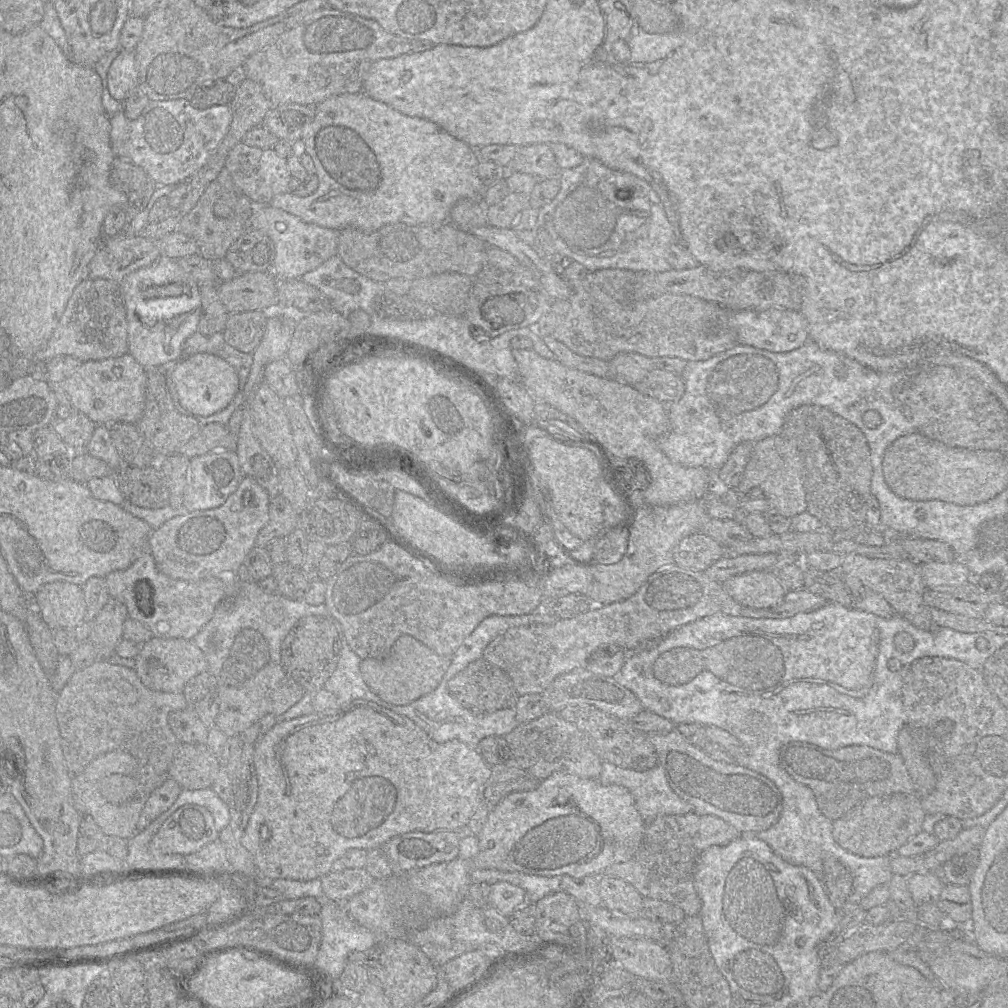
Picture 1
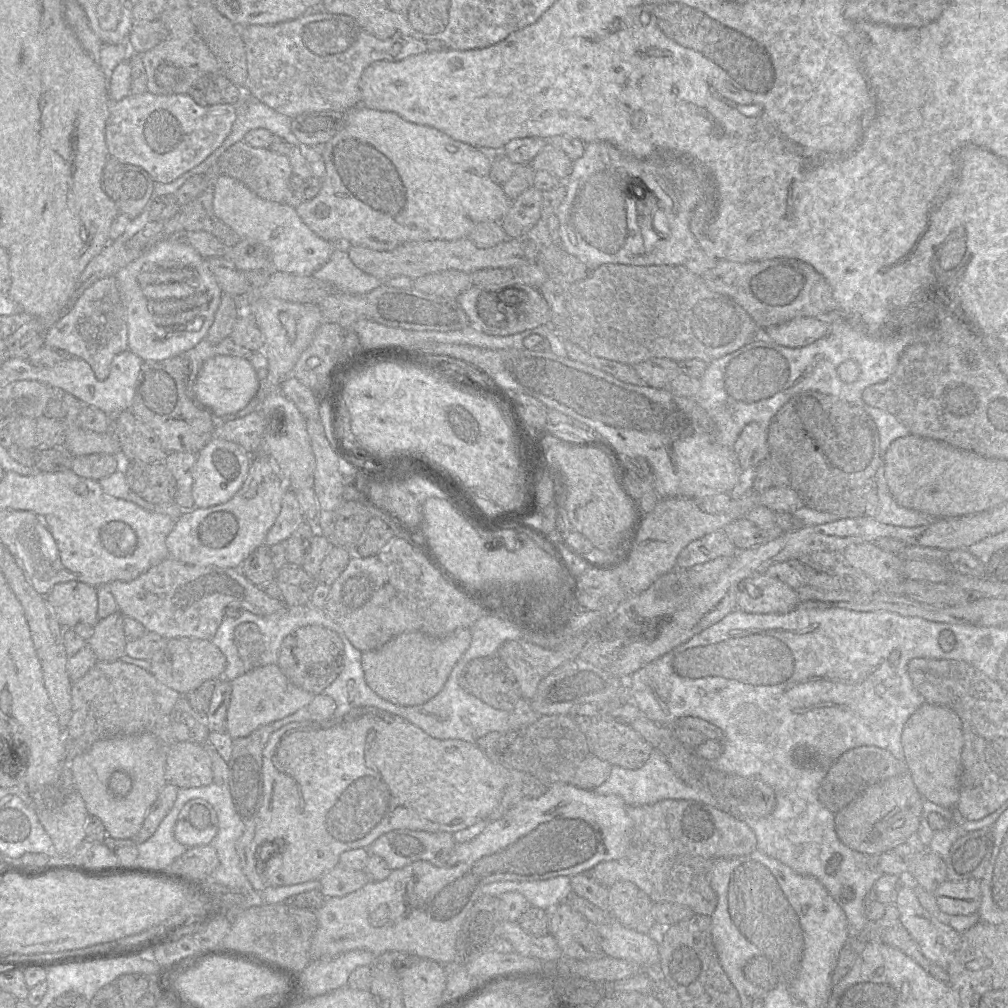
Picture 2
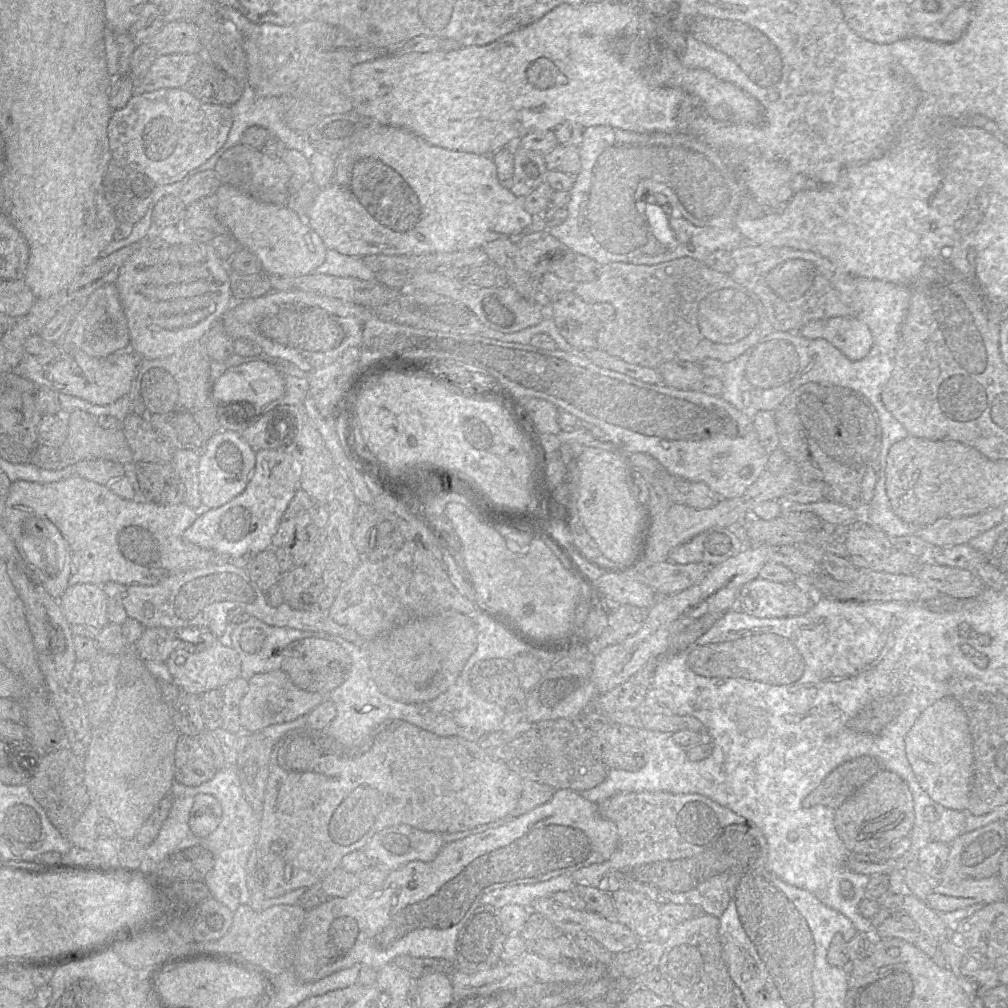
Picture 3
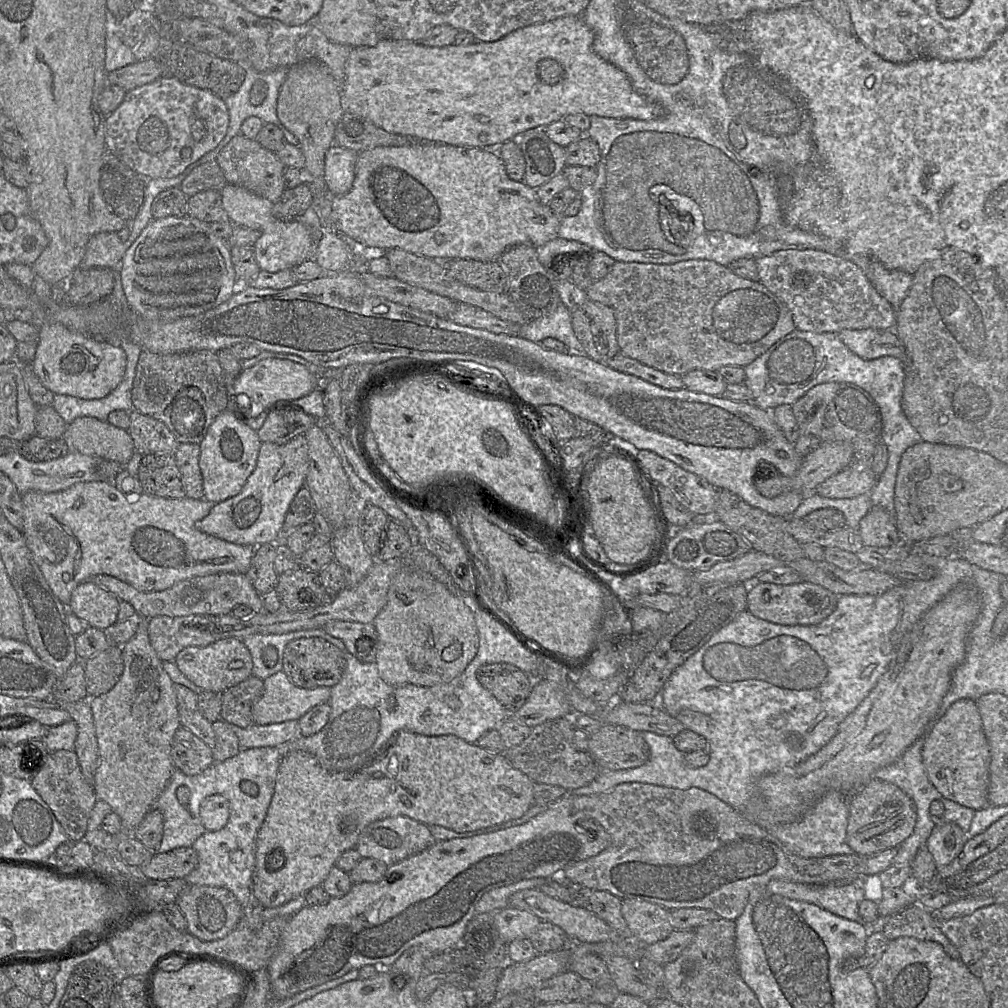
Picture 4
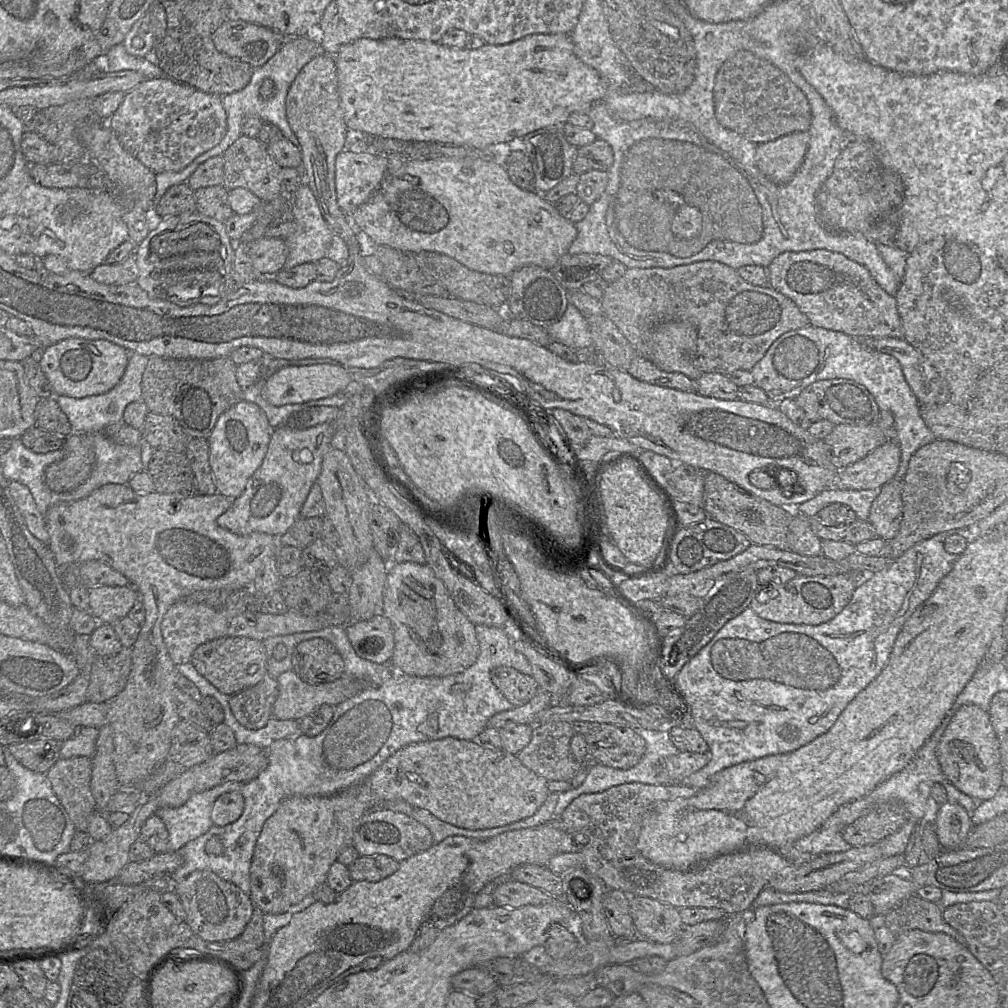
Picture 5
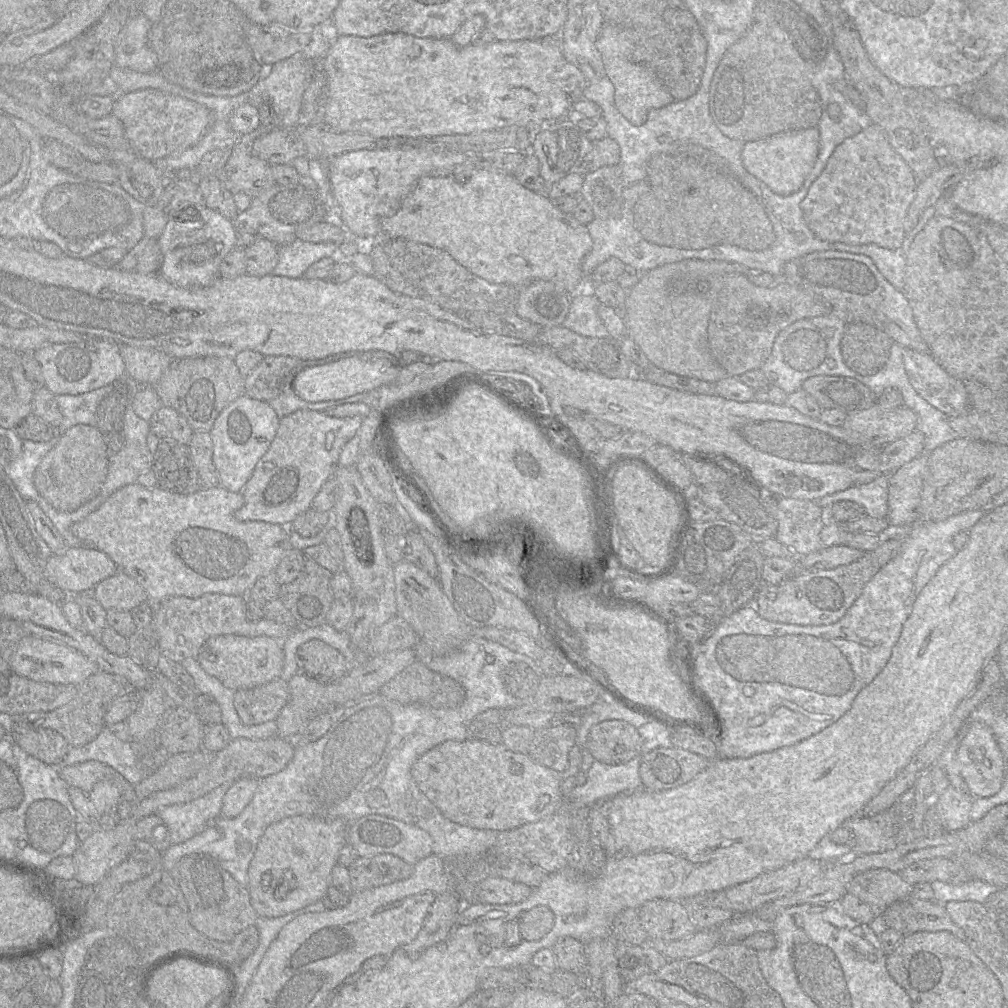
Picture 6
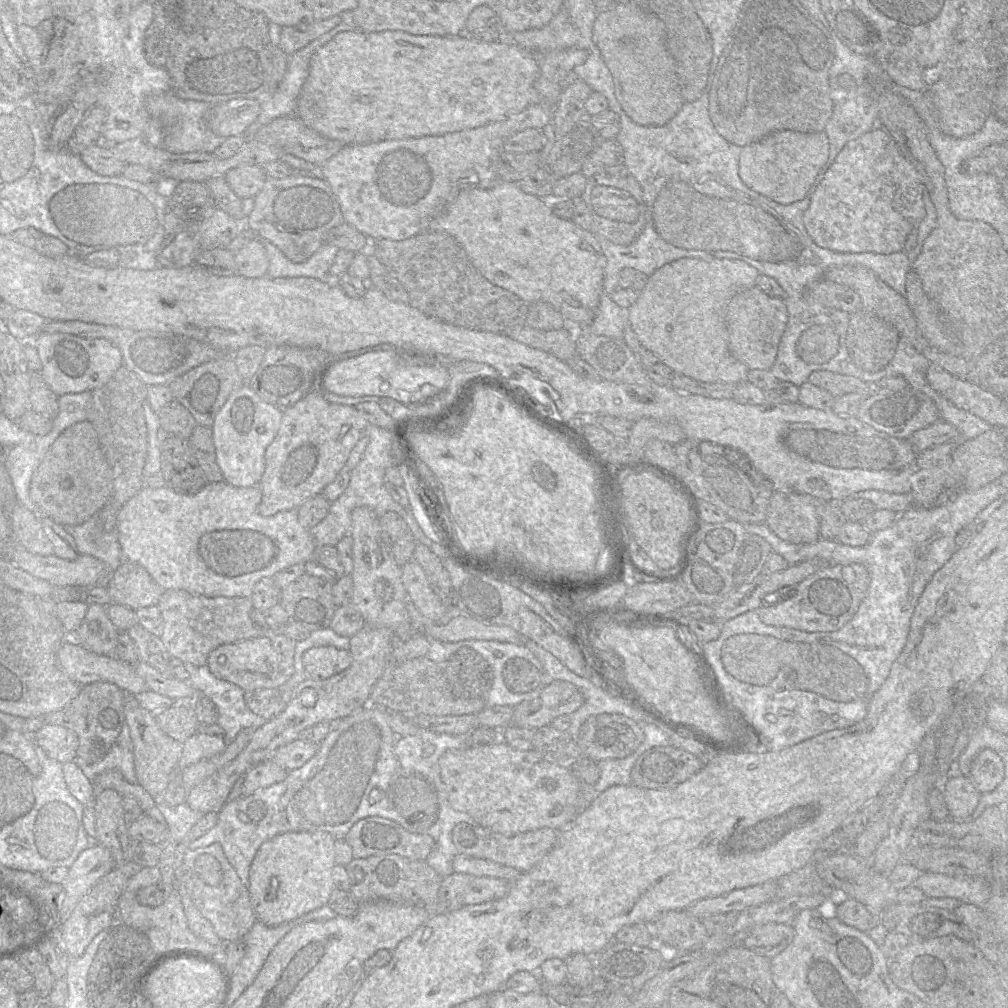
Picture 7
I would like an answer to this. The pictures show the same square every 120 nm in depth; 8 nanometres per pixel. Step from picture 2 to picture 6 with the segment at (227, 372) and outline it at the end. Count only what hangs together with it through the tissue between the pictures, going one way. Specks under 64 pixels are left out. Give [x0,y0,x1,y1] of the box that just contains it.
[293,357,408,402]

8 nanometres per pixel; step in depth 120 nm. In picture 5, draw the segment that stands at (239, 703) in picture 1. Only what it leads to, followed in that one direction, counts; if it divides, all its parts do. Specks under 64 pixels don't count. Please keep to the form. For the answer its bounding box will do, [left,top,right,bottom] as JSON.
[272,671,370,721]

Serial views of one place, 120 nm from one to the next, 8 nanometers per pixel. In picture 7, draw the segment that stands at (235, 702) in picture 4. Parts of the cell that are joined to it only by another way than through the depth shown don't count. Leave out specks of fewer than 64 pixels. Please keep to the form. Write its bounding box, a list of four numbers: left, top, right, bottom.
[244,682,294,721]

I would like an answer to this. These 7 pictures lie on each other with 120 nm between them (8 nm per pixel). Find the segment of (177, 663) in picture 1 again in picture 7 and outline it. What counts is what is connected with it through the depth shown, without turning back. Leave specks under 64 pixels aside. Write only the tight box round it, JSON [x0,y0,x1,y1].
[207,633,296,691]

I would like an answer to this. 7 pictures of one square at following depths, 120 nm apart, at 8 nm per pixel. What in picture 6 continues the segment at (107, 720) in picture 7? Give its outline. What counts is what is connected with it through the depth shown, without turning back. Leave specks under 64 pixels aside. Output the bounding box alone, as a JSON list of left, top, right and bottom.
[14,670,132,747]

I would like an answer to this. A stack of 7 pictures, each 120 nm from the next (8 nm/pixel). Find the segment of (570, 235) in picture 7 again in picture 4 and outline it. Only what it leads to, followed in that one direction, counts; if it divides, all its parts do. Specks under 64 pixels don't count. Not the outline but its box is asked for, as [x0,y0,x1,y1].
[332,142,560,261]

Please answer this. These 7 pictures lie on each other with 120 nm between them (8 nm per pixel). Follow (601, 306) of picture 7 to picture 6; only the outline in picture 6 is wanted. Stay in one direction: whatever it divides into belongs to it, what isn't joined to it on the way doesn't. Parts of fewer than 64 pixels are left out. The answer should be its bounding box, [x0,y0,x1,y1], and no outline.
[562,293,608,337]

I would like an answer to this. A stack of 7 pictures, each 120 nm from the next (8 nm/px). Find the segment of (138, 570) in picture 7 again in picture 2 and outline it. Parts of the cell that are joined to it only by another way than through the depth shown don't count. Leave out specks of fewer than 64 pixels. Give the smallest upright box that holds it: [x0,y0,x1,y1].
[46,581,99,629]

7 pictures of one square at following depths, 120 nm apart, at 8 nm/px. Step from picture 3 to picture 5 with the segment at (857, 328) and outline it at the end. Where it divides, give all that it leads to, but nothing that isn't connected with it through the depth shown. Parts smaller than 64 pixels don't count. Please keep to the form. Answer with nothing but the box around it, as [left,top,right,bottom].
[855,337,950,406]

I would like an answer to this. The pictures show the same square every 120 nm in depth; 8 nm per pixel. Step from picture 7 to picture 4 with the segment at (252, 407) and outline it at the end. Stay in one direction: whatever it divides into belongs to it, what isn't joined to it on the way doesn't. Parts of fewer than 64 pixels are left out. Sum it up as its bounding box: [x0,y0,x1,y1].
[199,410,261,504]

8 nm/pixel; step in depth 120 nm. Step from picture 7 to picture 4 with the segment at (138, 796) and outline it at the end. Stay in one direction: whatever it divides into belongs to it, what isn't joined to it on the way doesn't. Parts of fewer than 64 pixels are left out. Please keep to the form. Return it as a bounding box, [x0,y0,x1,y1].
[31,750,98,842]

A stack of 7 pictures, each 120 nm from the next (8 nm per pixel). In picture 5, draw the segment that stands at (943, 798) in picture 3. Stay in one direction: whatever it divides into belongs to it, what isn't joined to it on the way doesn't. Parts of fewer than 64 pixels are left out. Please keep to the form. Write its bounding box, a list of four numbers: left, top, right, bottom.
[936,705,1002,800]

